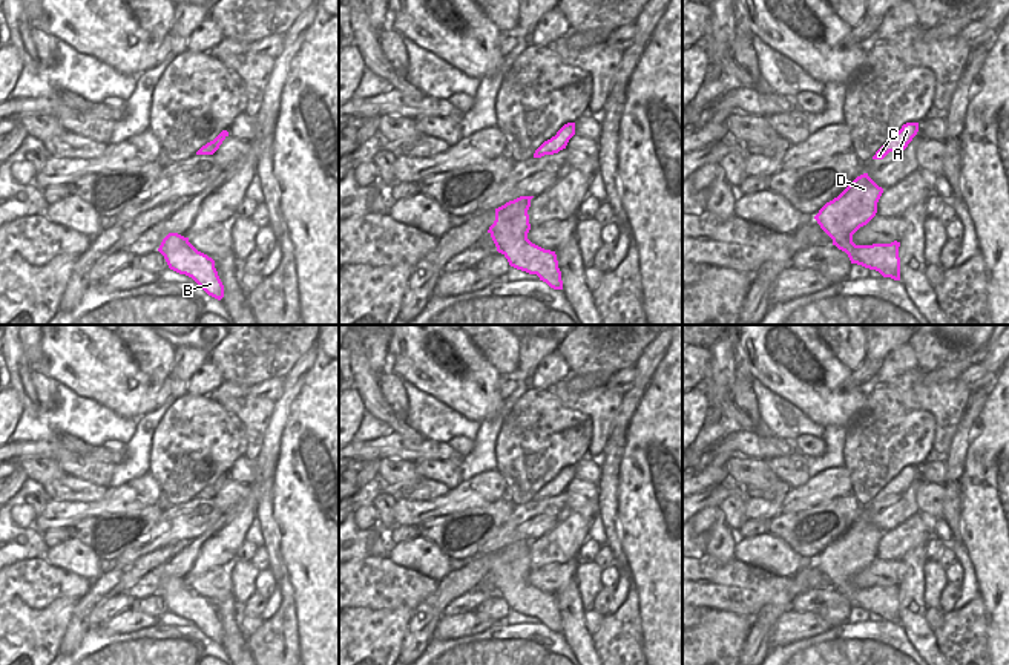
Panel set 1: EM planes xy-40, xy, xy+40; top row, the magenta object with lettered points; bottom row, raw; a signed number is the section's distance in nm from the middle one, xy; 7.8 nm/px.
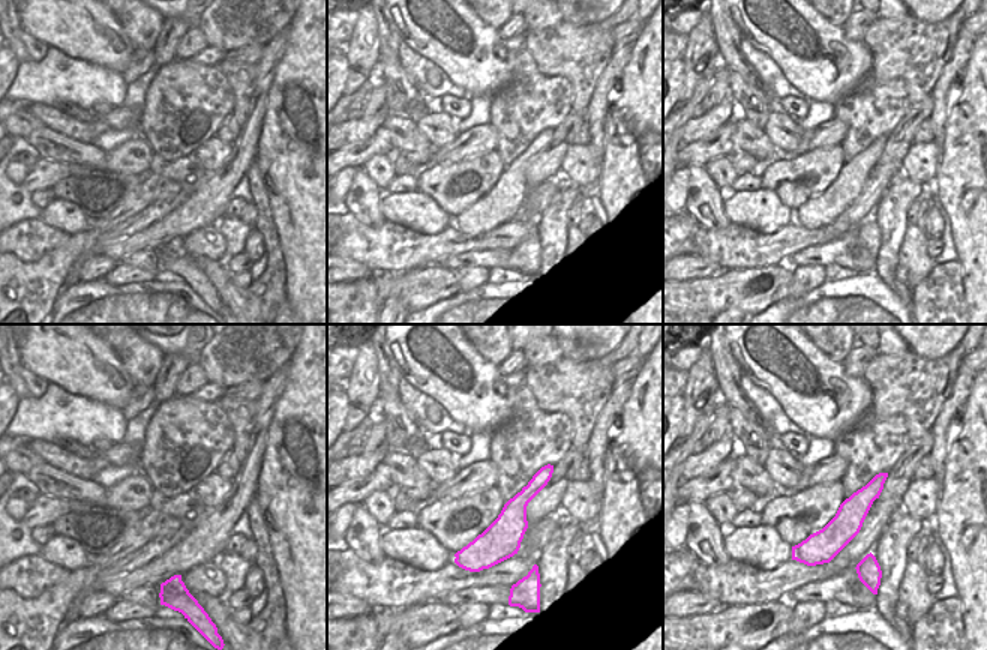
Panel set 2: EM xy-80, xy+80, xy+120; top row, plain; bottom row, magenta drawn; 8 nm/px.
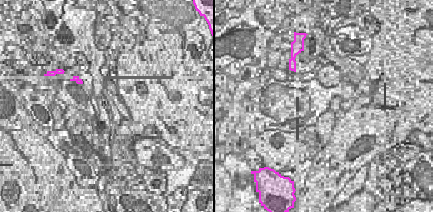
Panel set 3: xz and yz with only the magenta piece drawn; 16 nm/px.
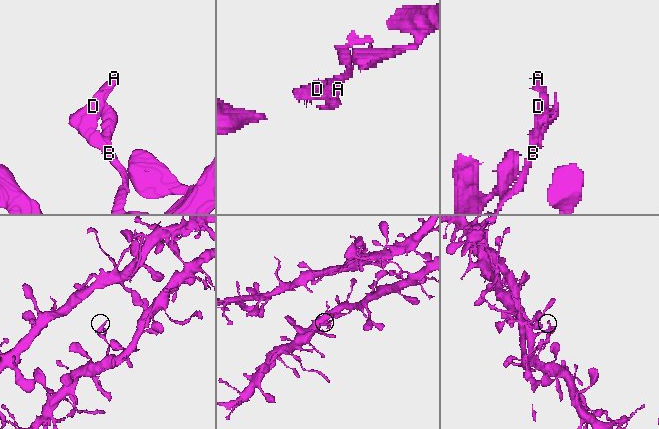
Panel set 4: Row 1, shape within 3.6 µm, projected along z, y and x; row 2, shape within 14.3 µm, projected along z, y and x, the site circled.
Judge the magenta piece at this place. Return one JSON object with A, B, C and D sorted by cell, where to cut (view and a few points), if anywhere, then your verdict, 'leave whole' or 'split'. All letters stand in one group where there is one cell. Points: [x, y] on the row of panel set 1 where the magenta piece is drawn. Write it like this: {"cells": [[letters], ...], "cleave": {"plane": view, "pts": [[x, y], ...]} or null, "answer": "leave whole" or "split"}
{"cells": [["A", "B", "C", "D"]], "cleave": null, "answer": "leave whole"}

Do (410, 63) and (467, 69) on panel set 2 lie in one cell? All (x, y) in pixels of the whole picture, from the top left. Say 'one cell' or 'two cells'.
two cells

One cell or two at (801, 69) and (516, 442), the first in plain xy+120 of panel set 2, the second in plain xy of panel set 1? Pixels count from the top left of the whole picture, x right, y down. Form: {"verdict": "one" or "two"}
{"verdict": "two"}

